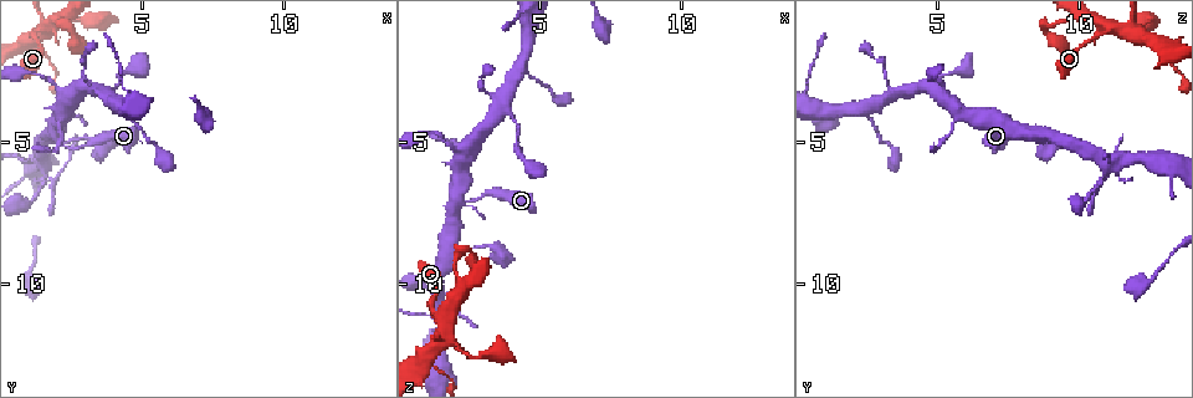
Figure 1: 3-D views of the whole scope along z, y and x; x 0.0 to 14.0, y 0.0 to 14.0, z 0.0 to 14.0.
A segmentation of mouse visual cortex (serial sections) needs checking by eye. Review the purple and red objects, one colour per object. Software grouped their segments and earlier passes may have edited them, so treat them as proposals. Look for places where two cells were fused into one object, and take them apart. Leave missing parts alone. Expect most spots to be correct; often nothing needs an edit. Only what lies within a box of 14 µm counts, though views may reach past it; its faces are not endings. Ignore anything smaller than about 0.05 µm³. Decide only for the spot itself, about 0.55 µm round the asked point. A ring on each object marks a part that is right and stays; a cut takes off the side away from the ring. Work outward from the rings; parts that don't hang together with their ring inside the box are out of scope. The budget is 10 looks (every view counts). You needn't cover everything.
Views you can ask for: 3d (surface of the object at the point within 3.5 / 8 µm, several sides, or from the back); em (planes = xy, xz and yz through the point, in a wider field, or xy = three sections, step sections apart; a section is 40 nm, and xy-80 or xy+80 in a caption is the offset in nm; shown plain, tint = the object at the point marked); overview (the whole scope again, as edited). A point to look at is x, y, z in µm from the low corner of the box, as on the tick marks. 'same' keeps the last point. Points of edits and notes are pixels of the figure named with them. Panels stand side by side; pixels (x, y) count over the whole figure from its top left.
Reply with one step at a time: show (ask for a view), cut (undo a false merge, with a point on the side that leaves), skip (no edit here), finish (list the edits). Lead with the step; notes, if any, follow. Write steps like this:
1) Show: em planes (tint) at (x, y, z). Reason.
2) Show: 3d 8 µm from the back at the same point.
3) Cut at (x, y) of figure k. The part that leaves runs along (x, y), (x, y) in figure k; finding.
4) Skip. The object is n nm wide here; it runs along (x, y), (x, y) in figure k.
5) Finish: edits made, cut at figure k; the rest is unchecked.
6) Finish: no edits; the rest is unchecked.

Show: 3d 3.5 µm at (2.0, 4.5, 7.3). A fork.

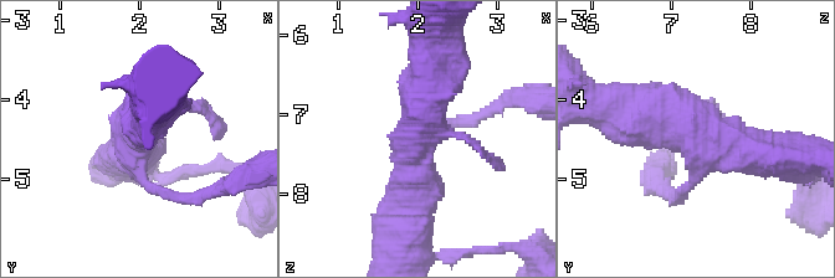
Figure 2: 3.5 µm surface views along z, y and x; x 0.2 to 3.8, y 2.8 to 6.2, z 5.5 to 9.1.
Show: em xy step 3 (plain) at (1.95, 4.60, 7.35).

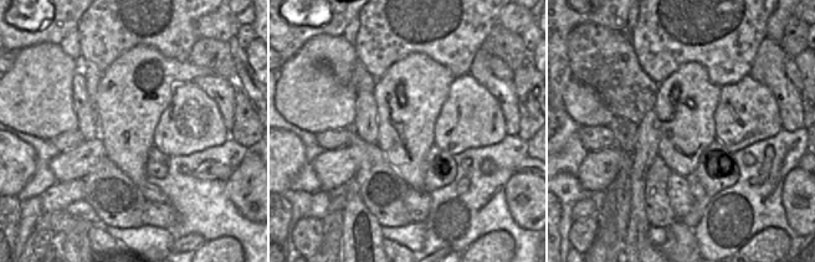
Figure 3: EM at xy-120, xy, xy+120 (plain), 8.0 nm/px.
Show: em xy step 3 (tint) at the same point. Where the object lies.

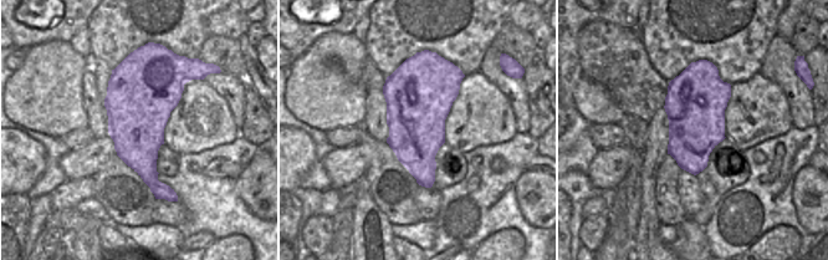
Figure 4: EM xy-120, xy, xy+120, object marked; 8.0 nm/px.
Skip. Continuous, no second cell.

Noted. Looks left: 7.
Show: 3d 3.5 µm from the back at (1.2, 1.1, 10.8). Calibre changes.

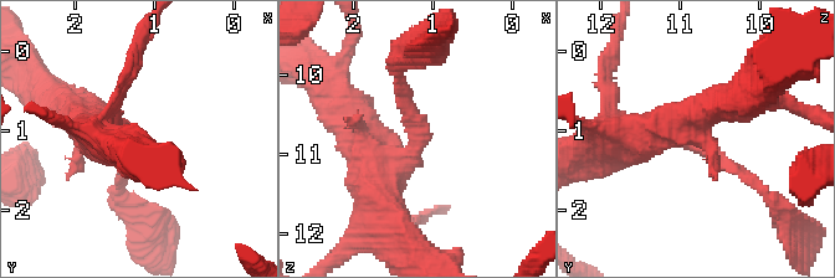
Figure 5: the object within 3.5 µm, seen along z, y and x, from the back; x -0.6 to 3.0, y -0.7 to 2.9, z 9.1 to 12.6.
Show: em xy step 1 (tint) at (1.20, 1.20, 10.90). Need the tissue.

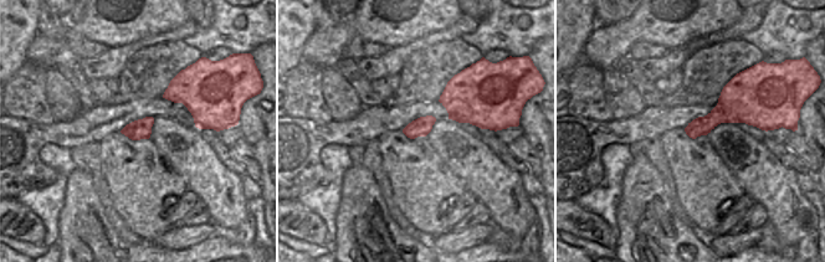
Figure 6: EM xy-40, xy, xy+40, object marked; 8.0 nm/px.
Show: em xy step 2 (tint) at the same point.

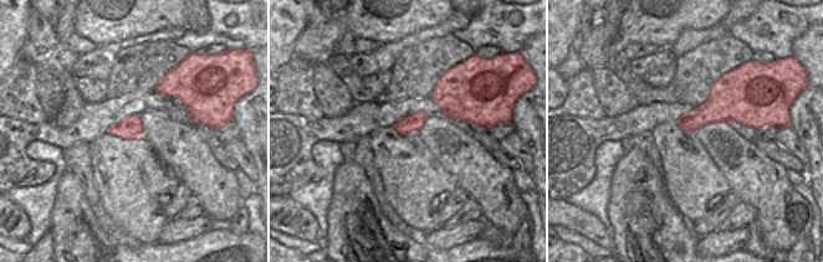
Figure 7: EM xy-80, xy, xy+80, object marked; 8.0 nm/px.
Skip. 3 arms meet here; the arms are 150, 450, 500 nm wide; it runs along (754, 183), (665, 129), (626, 137) in figure 5; all the same cell.

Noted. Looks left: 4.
Show: 3d 3.5 µm at (1.8, 6.4, 10.8). Sharp bend.

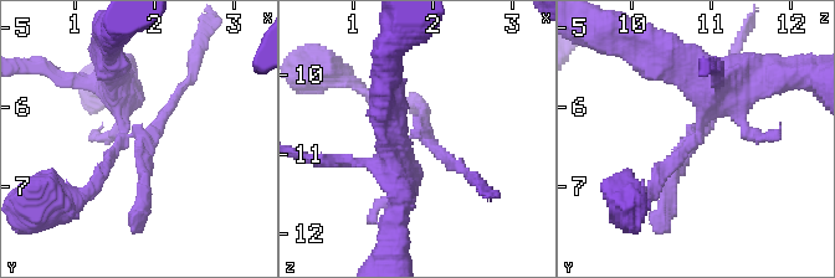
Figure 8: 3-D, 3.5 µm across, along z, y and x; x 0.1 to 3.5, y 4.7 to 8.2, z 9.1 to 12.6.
Show: em planes (tint) at (1.80, 6.35, 10.80).

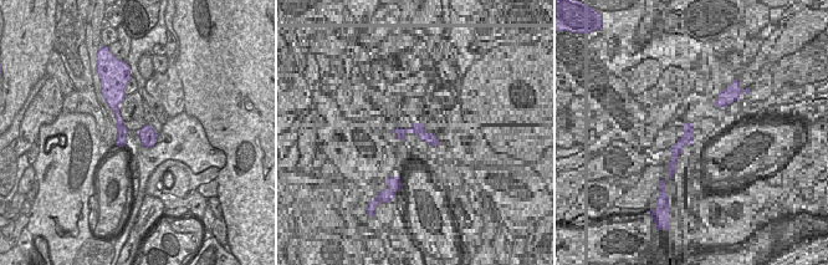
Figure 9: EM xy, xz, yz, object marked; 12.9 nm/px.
Show: em xy step 1 (tint) at the same point.

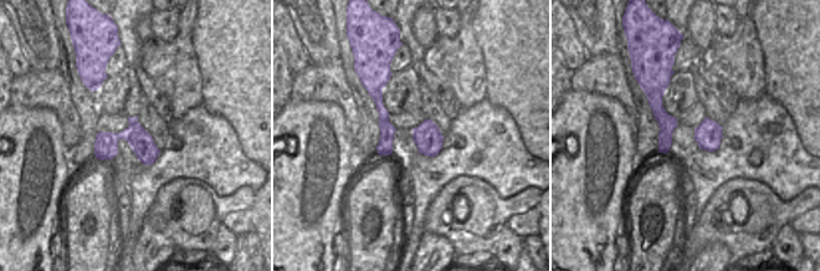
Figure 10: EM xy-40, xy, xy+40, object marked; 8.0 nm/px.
Cut at (141, 170) of figure 8. The part that leaves runs along (134, 132), (158, 128), (196, 55) in figure 8; two cells meet here.

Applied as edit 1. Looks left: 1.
Finish: edits made, cut at figure 8; the rest is unchecked.

